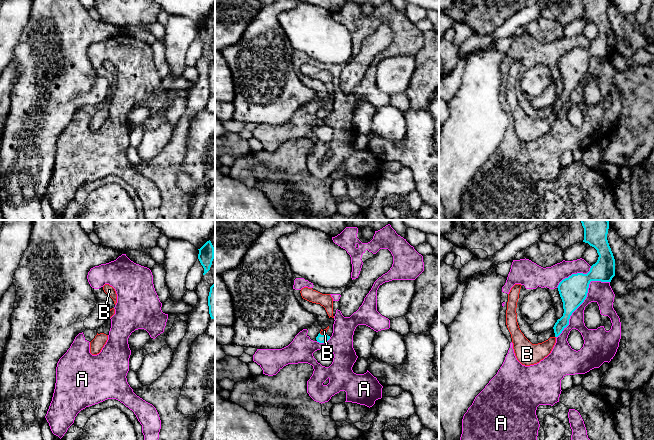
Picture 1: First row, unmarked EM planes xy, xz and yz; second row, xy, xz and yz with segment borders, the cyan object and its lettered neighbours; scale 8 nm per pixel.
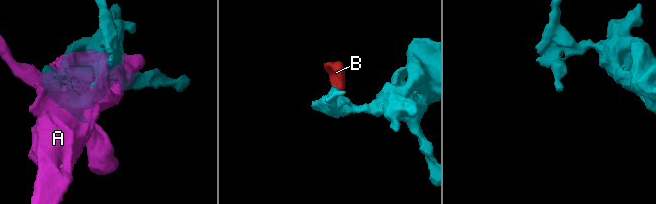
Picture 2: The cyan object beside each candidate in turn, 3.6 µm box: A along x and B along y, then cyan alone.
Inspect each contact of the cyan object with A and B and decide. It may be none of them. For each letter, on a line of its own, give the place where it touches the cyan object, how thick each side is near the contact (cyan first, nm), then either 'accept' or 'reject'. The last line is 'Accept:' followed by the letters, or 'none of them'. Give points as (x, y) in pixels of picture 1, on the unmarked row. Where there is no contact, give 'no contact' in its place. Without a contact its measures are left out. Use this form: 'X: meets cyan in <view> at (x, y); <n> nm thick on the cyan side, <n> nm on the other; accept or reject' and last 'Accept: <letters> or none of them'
A: meets cyan in yz at (584, 75); 220 nm thick on the cyan side, 180 nm on the other; reject
B: meets cyan in xz at (323, 110); 70 nm thick on the cyan side, 40 nm on the other; accept
Accept: B

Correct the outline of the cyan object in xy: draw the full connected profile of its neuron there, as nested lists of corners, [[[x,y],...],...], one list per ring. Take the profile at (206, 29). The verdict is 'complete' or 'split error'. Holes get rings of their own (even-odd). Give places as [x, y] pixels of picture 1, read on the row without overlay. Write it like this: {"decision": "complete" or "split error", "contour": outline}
{"decision": "complete", "contour": [[[209,16],[198,26],[198,35],[204,44],[203,51],[205,51],[210,46],[212,37],[214,35],[214,23],[211,17]]]}

